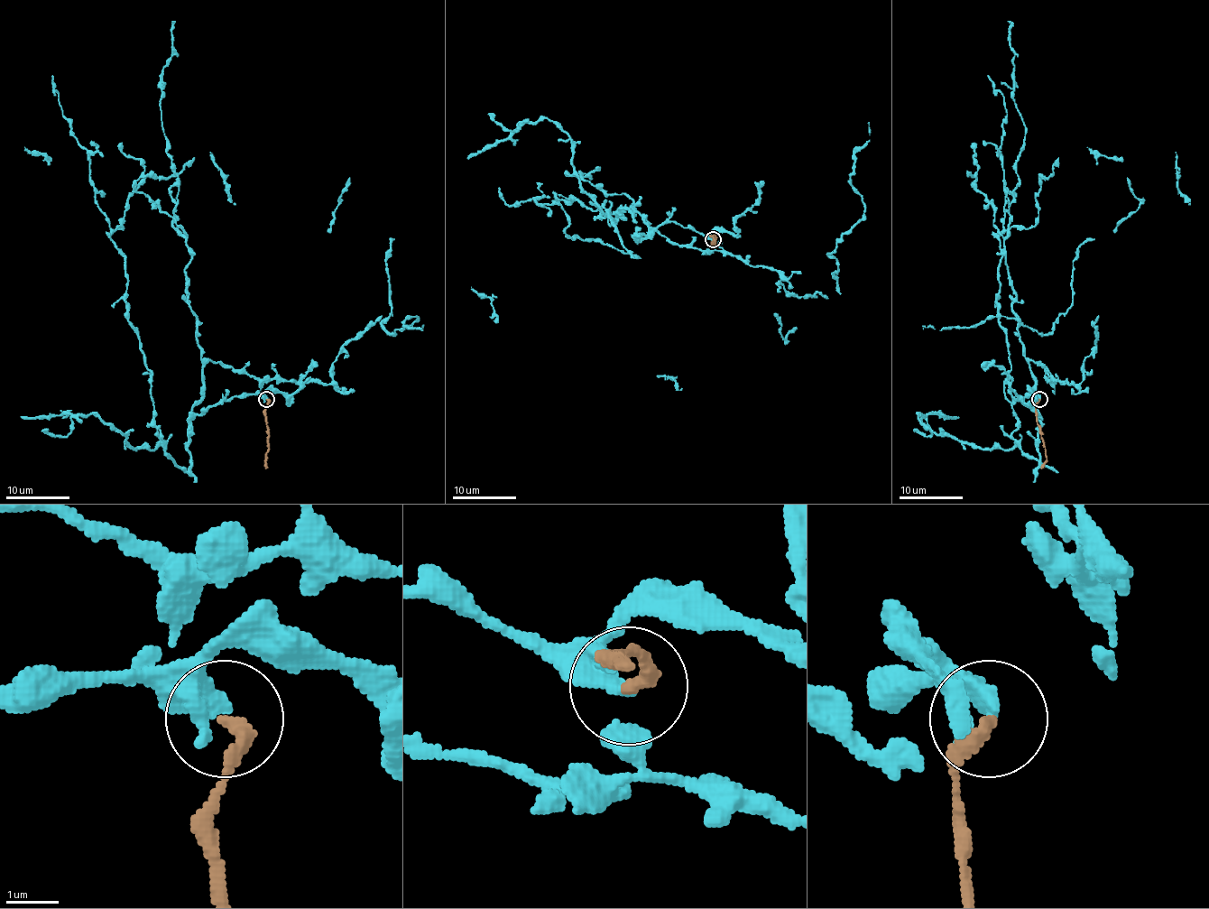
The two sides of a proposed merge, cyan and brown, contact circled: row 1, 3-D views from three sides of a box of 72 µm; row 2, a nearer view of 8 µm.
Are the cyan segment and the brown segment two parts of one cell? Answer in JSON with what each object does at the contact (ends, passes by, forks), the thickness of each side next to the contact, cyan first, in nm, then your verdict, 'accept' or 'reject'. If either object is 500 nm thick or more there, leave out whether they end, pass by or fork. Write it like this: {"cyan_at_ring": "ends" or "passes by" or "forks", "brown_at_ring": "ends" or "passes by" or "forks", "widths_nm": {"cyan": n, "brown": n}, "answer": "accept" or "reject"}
{"cyan_at_ring": "ends", "brown_at_ring": "ends", "widths_nm": {"cyan": 380, "brown": 280}, "answer": "reject"}

